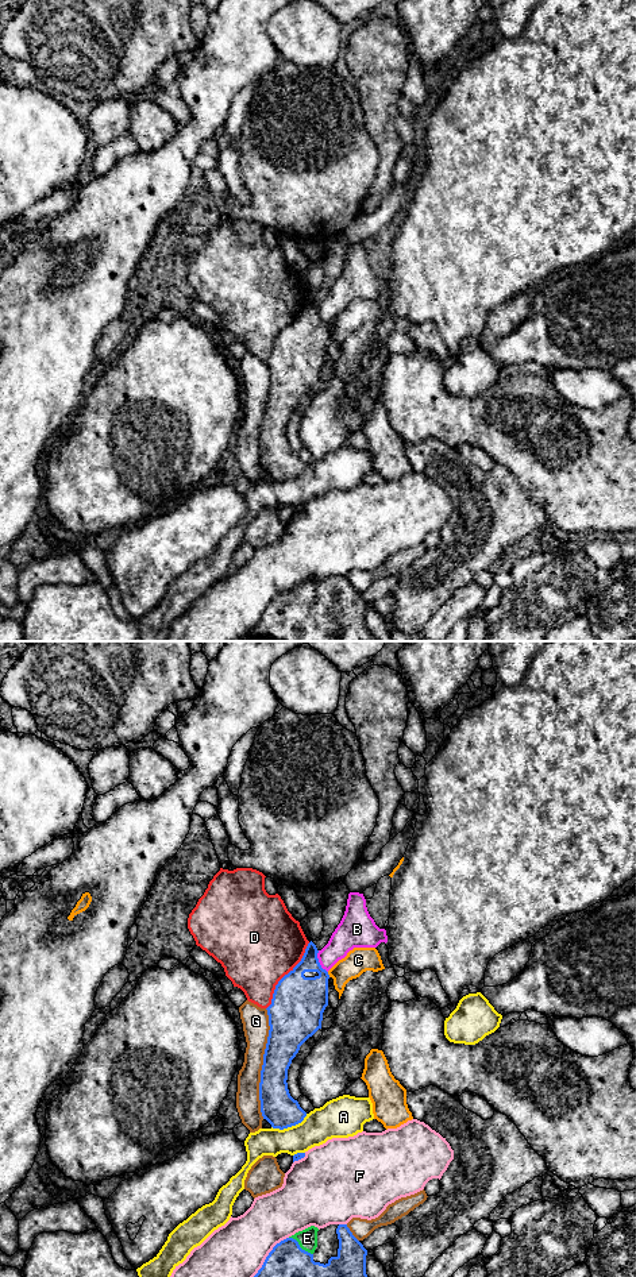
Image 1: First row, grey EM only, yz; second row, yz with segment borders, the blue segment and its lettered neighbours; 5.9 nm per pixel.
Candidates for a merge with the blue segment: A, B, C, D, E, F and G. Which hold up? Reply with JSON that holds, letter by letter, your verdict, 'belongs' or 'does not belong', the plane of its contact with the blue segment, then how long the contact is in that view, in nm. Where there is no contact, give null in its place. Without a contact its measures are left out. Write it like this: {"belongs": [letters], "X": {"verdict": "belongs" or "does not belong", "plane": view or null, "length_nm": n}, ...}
{"belongs": ["E"], "A": {"verdict": "does not belong", "plane": "yz", "length_nm": 240}, "B": {"verdict": "does not belong", "plane": "yz", "length_nm": 150}, "C": {"verdict": "does not belong", "plane": "yz", "length_nm": 40}, "D": {"verdict": "does not belong", "plane": "yz", "length_nm": 480}, "E": {"verdict": "belongs", "plane": "yz", "length_nm": 180}, "F": {"verdict": "does not belong", "plane": "yz", "length_nm": 440}, "G": {"verdict": "does not belong", "plane": "yz", "length_nm": 650}}

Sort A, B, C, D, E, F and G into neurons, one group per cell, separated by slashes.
A / B / C / D / E / F / G

